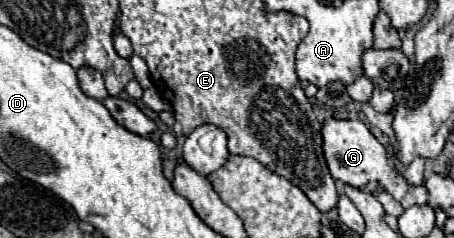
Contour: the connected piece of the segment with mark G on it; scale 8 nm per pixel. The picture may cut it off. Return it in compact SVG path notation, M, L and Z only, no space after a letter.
M328 119L322 127L322 135L324 135L326 163L334 179L340 179L342 183L348 183L358 189L364 189L370 181L378 181L398 203L402 203L402 207L428 203L428 189L424 185L406 183L406 179L390 163L384 145L378 143L378 139L370 133L370 129L362 121Z

